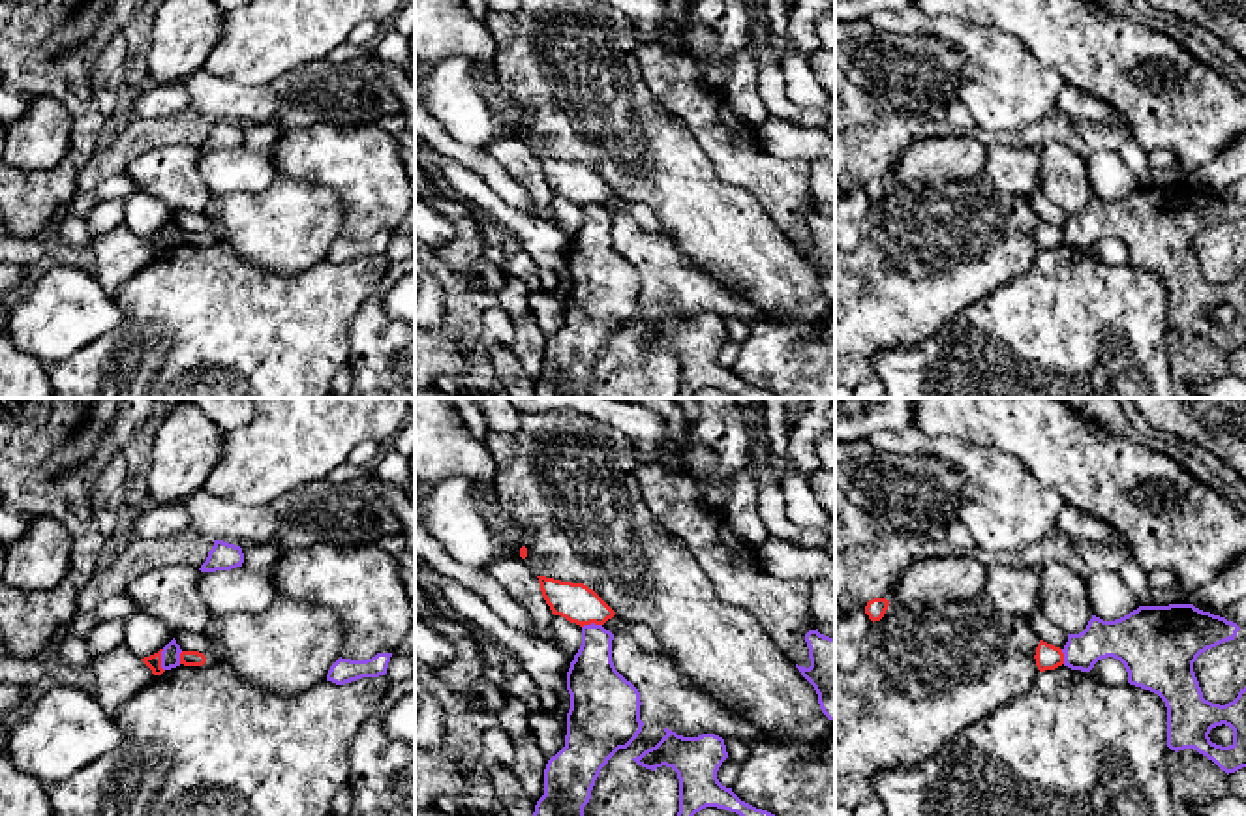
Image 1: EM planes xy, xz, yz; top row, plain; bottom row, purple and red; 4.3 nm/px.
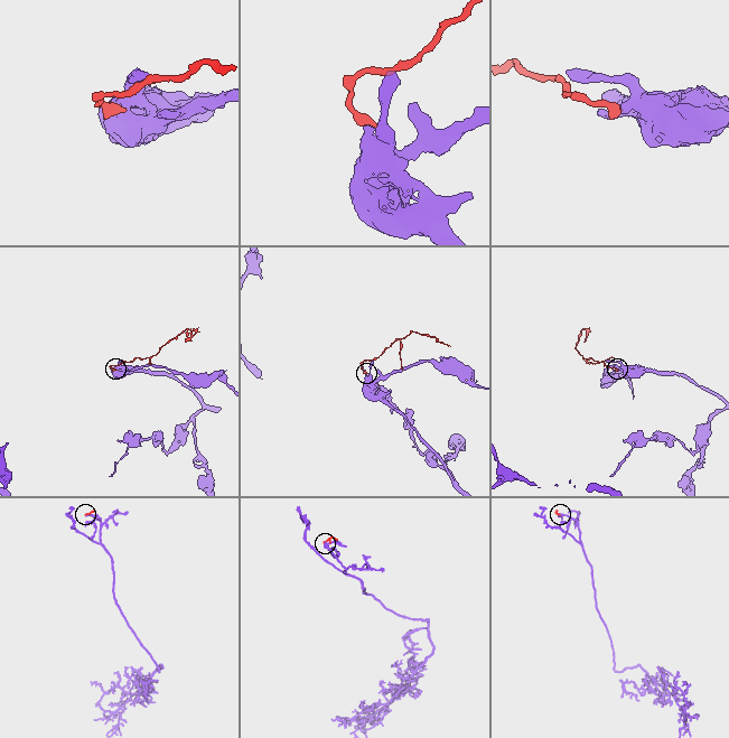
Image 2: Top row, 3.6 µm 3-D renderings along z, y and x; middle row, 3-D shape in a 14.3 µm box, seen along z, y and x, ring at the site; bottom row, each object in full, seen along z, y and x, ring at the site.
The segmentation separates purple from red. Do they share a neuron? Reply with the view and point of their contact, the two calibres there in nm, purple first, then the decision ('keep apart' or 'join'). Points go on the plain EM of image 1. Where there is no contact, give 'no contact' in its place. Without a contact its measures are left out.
xy (162, 241) | 80/60 nm | keep apart

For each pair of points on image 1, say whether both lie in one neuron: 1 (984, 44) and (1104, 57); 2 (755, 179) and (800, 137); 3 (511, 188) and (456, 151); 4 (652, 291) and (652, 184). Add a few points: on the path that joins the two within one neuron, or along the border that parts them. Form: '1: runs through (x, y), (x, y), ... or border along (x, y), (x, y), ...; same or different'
1: border along (991, 27), (1018, 38), (1063, 77); different
2: border along (753, 128), (768, 152), (807, 164); different
3: runs through (498, 179), (470, 158); same
4: border along (663, 231), (693, 263); different

